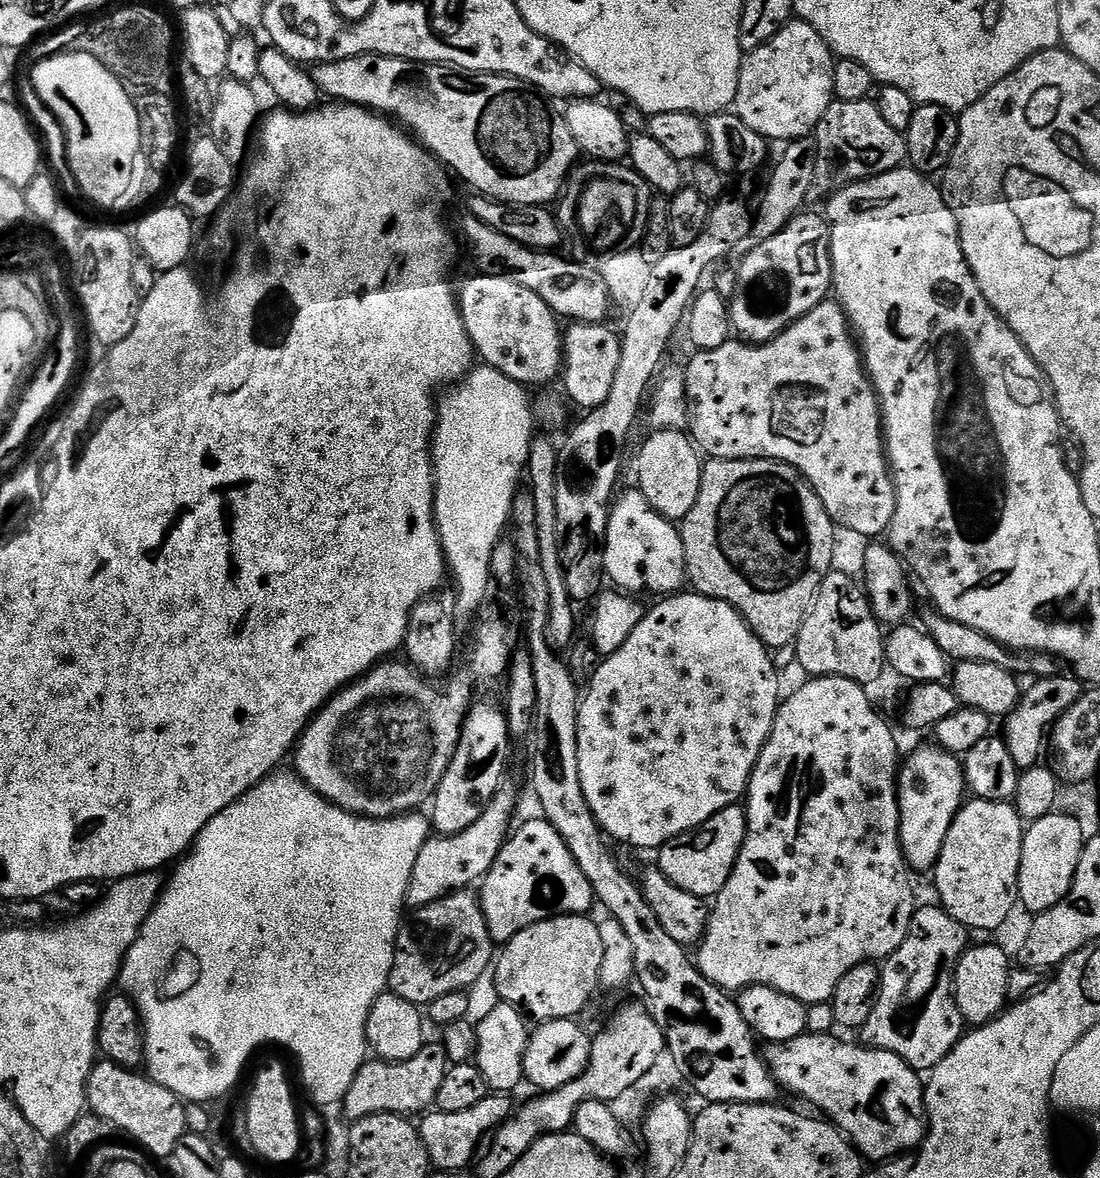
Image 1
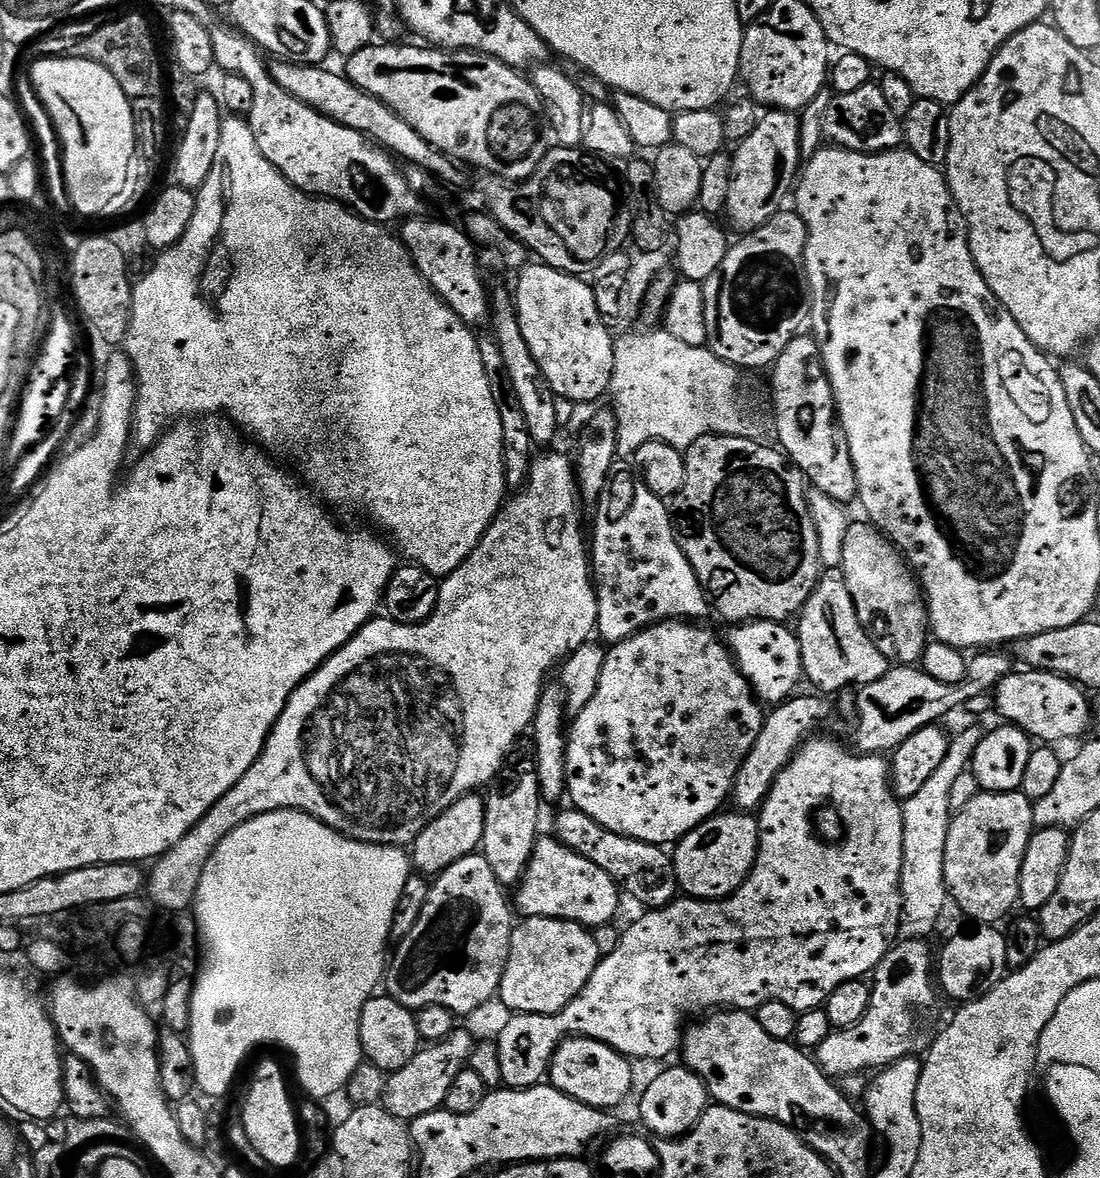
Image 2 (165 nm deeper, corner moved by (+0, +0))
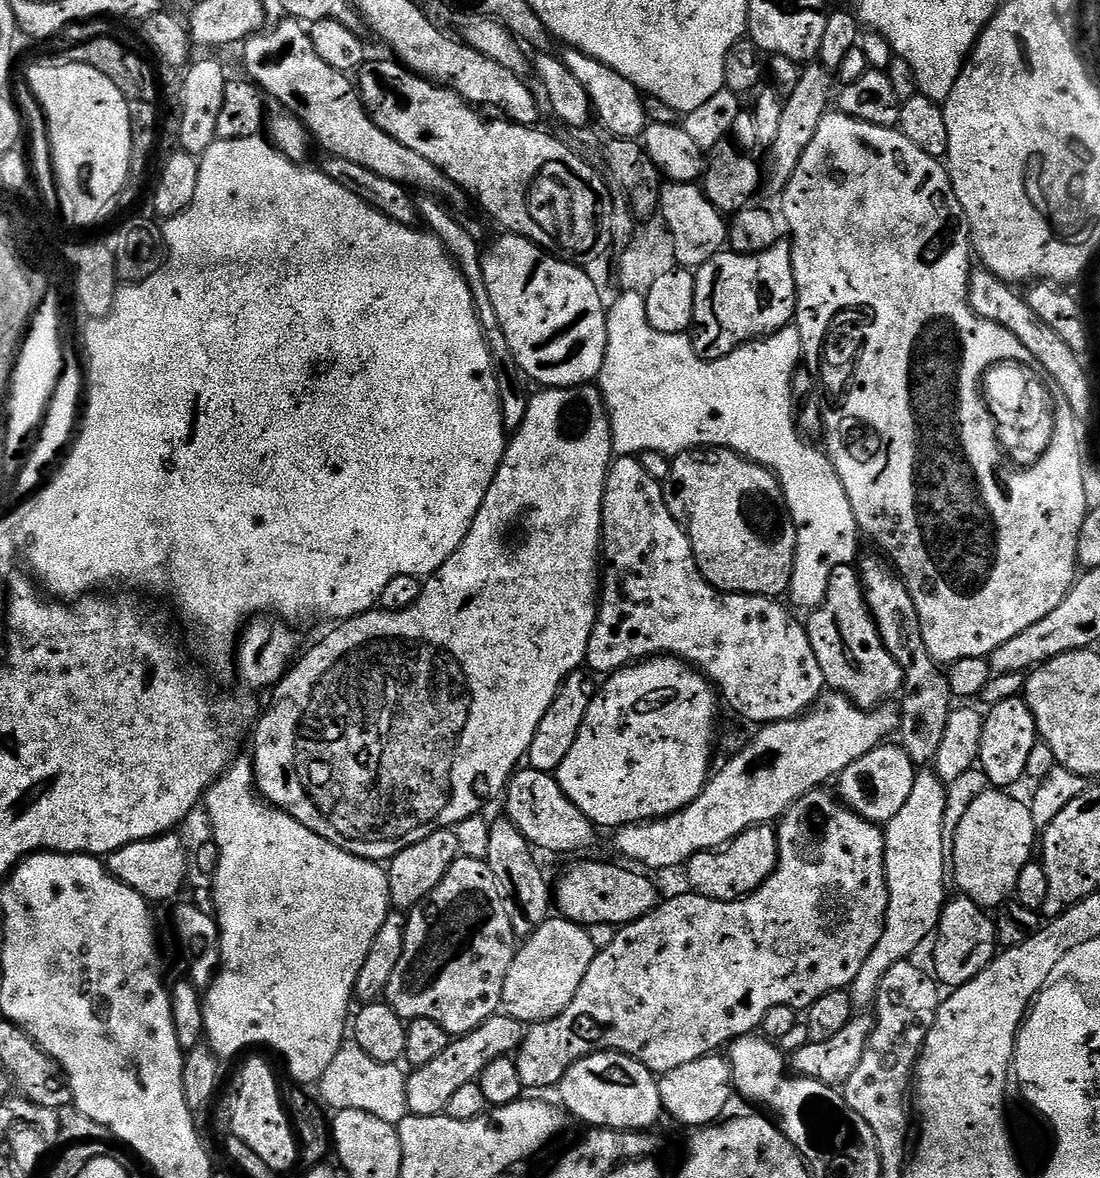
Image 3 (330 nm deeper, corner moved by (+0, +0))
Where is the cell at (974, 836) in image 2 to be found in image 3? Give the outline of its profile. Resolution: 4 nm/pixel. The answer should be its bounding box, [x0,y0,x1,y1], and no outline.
[954,790,1038,910]

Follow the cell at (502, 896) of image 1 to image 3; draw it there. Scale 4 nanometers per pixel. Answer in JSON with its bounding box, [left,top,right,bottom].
[554,860,658,924]

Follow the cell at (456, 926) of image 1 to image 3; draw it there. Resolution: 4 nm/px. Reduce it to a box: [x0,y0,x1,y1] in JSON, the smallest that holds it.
[387,854,518,1038]

